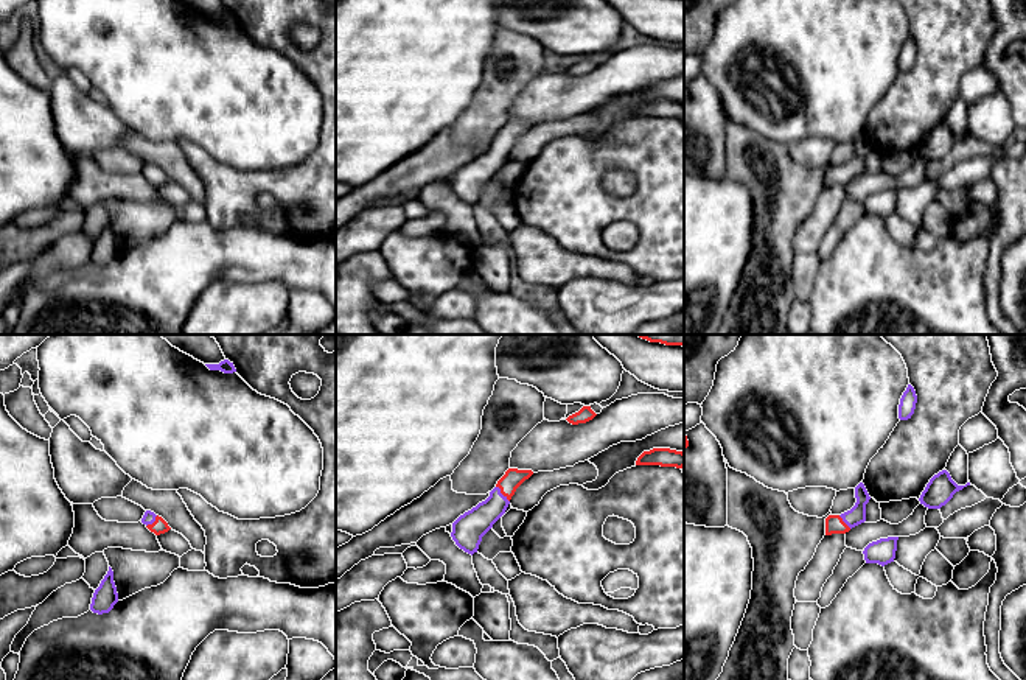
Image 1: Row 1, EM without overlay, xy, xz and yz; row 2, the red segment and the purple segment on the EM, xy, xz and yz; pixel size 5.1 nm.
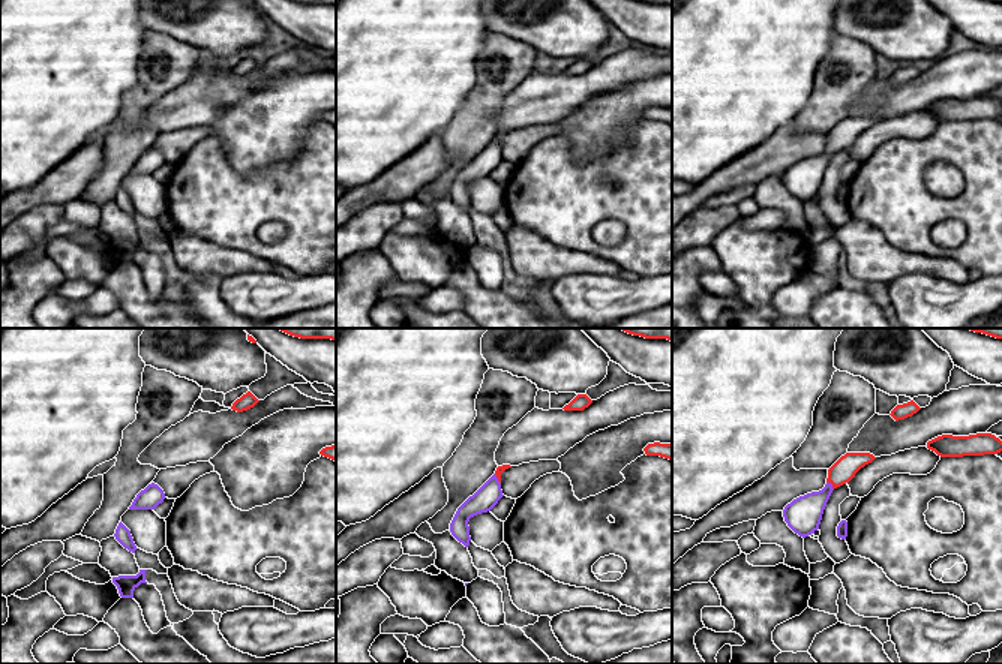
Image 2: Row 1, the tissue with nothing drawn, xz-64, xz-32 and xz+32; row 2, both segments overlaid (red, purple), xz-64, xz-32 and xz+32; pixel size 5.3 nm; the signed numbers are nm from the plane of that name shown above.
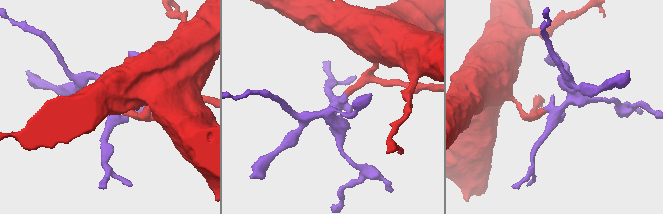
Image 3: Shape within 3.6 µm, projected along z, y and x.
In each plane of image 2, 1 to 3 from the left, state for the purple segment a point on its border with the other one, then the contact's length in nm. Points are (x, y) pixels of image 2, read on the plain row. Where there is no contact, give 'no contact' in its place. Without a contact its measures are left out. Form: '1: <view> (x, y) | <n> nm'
1: no contact
2: xz-32 (497, 141) | 70 nm
3: xz+32 (831, 147) | 60 nm

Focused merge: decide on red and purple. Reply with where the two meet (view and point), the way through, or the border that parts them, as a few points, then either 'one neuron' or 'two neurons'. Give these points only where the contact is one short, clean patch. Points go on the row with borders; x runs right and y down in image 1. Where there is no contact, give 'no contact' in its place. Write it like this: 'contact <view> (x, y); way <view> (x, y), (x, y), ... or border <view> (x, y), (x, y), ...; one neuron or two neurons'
contact xz (501, 492); way xz (513, 478), (501, 492), (470, 528); one neuron

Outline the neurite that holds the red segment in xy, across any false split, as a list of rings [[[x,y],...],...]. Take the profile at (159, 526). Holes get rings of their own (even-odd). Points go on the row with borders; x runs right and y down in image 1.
[[[151,510],[145,512],[141,523],[155,535],[165,534],[171,529],[162,517],[155,515]]]

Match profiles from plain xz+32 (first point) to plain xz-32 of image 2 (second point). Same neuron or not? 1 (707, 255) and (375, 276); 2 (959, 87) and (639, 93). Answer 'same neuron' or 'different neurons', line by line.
1: same neuron
2: different neurons

